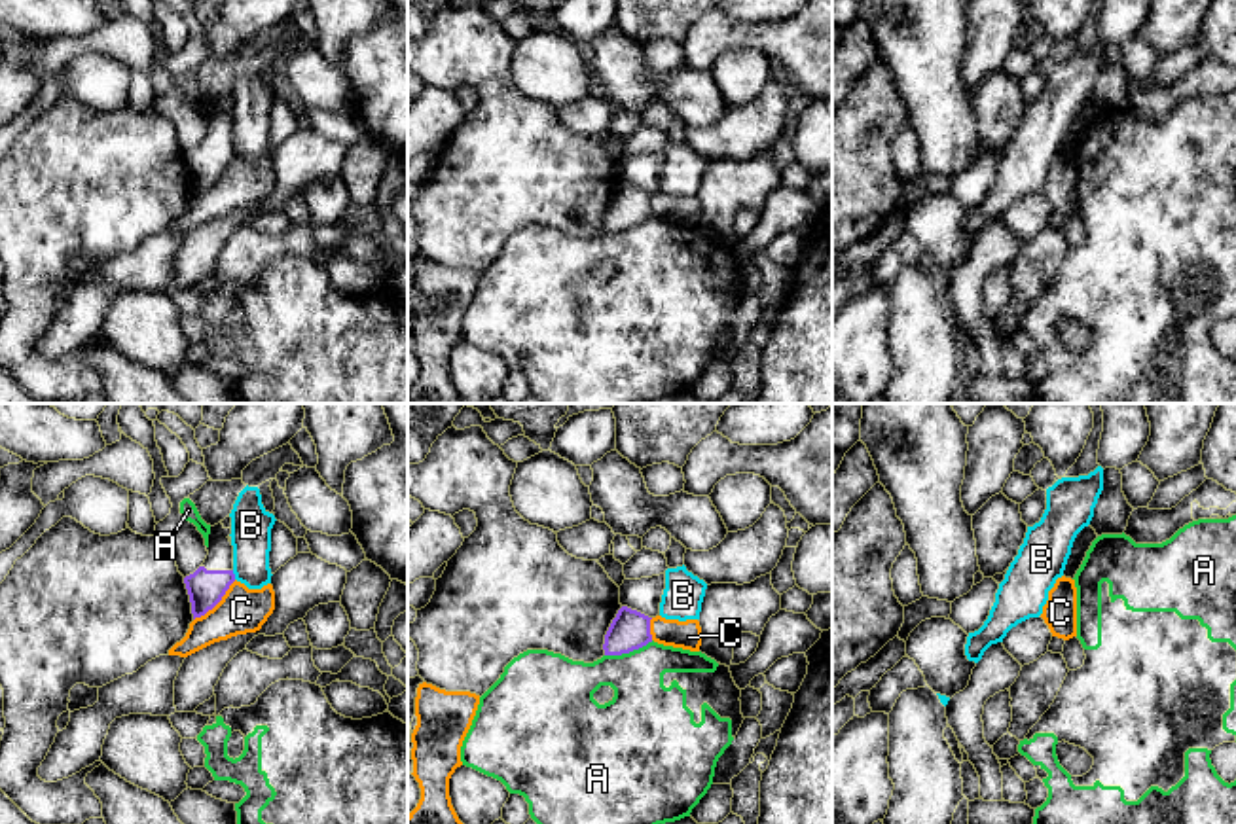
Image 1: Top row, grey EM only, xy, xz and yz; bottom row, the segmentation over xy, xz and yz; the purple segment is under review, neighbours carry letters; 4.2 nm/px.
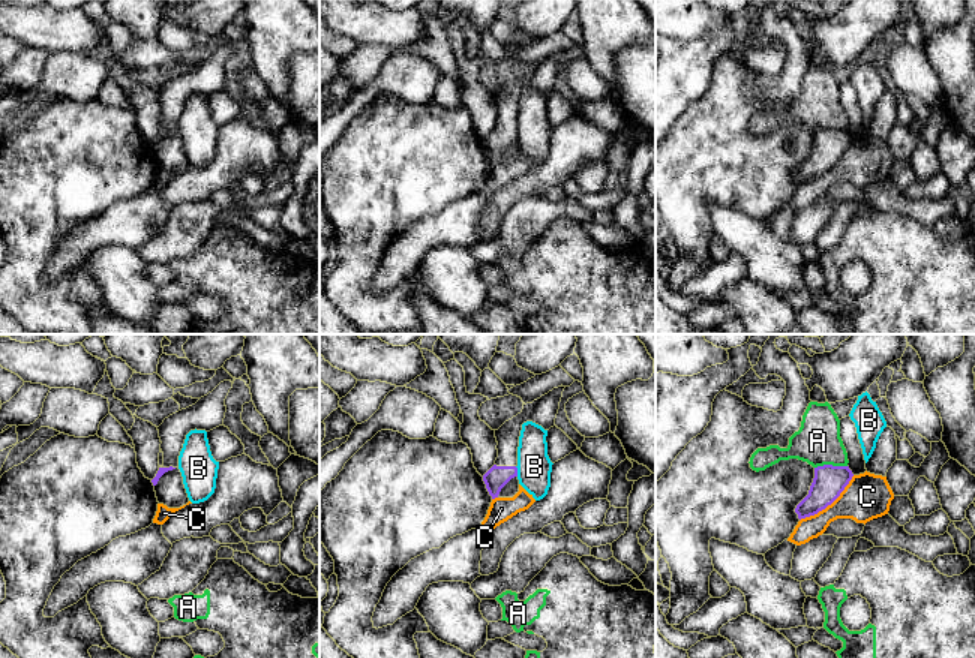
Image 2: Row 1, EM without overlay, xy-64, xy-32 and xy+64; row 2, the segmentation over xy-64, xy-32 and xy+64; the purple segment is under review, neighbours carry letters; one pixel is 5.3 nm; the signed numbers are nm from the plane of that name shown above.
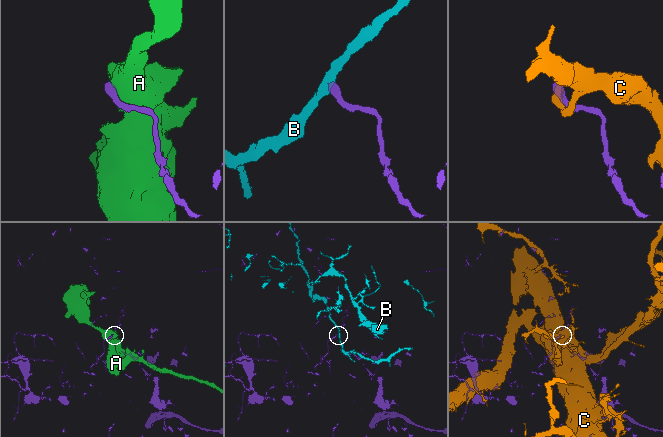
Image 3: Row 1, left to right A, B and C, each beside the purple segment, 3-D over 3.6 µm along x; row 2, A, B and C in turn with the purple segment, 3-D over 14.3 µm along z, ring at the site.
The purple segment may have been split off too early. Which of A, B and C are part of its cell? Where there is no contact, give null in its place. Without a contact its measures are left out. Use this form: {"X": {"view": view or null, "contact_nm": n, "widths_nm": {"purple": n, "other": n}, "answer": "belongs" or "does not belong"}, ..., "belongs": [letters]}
{"A": {"view": "xz", "contact_nm": 220, "widths_nm": {"purple": 170, "other": 280}, "answer": "does not belong"}, "B": {"view": "xy", "contact_nm": 40, "widths_nm": {"purple": 160, "other": 180}, "answer": "does not belong"}, "C": {"view": "xy", "contact_nm": 260, "widths_nm": {"purple": 160, "other": 200}, "answer": "does not belong"}, "belongs": []}

